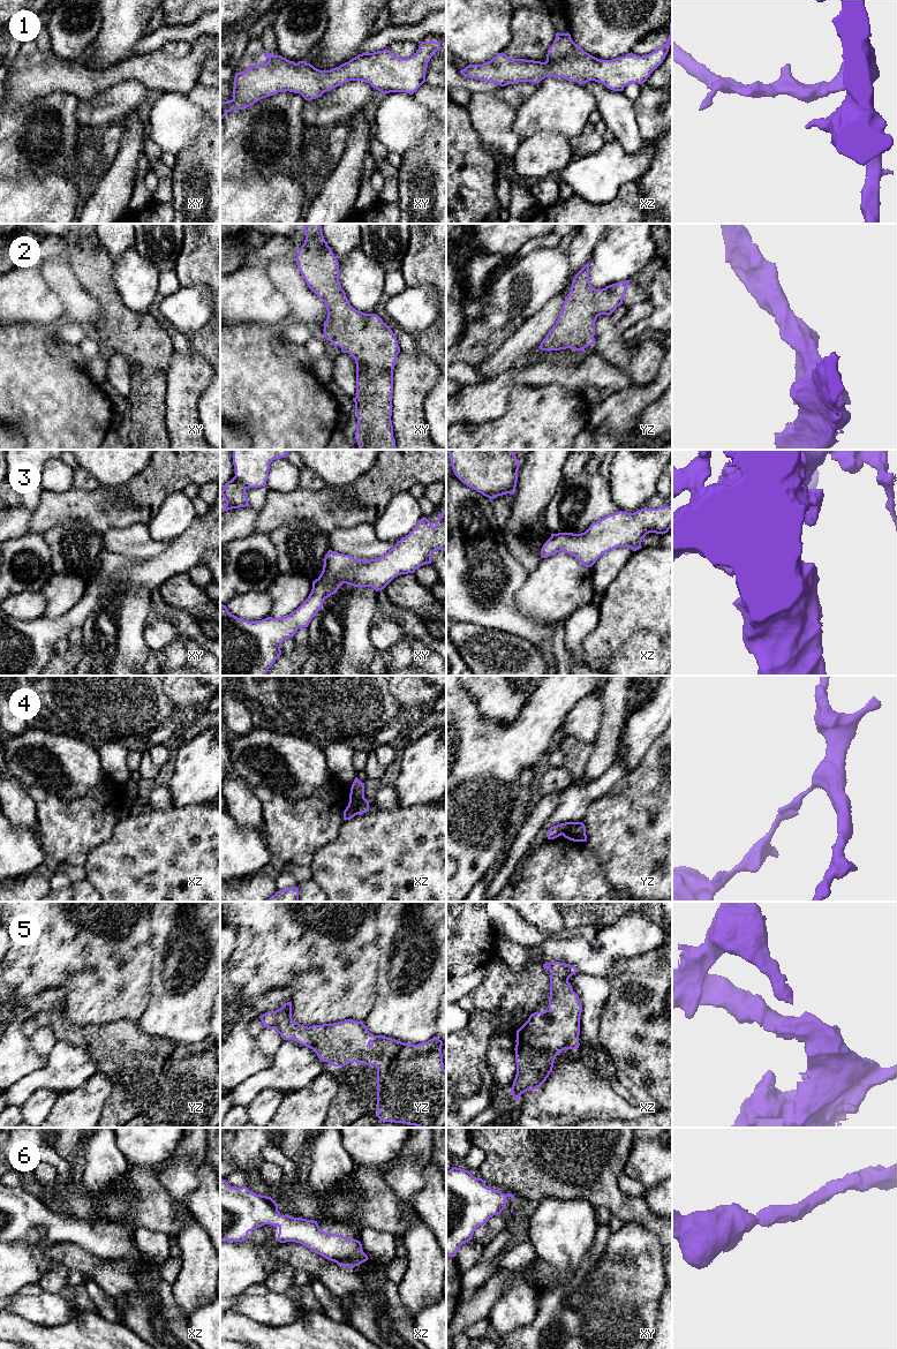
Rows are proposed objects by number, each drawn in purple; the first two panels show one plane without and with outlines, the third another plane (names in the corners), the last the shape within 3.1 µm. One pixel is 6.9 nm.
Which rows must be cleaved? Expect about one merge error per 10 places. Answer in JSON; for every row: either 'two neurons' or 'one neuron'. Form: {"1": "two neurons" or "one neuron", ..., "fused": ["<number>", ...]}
{"1": "one neuron", "2": "one neuron", "3": "one neuron", "4": "two neurons", "5": "one neuron", "6": "one neuron", "fused": ["4"]}

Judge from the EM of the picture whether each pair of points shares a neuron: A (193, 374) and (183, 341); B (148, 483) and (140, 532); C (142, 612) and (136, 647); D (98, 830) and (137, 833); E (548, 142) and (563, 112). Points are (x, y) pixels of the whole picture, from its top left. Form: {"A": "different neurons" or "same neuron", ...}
{"A": "different neurons", "B": "different neurons", "C": "same neuron", "D": "different neurons", "E": "different neurons"}

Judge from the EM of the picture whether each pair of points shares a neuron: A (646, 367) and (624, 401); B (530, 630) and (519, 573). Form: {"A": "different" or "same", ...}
{"A": "different", "B": "same"}

